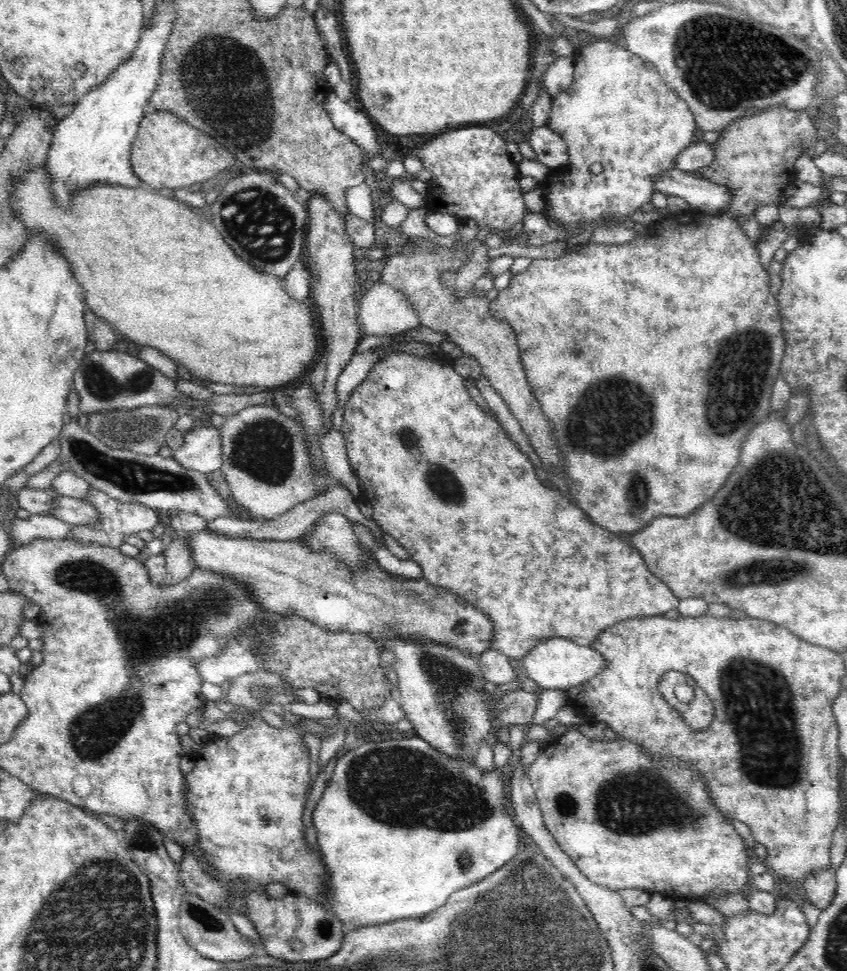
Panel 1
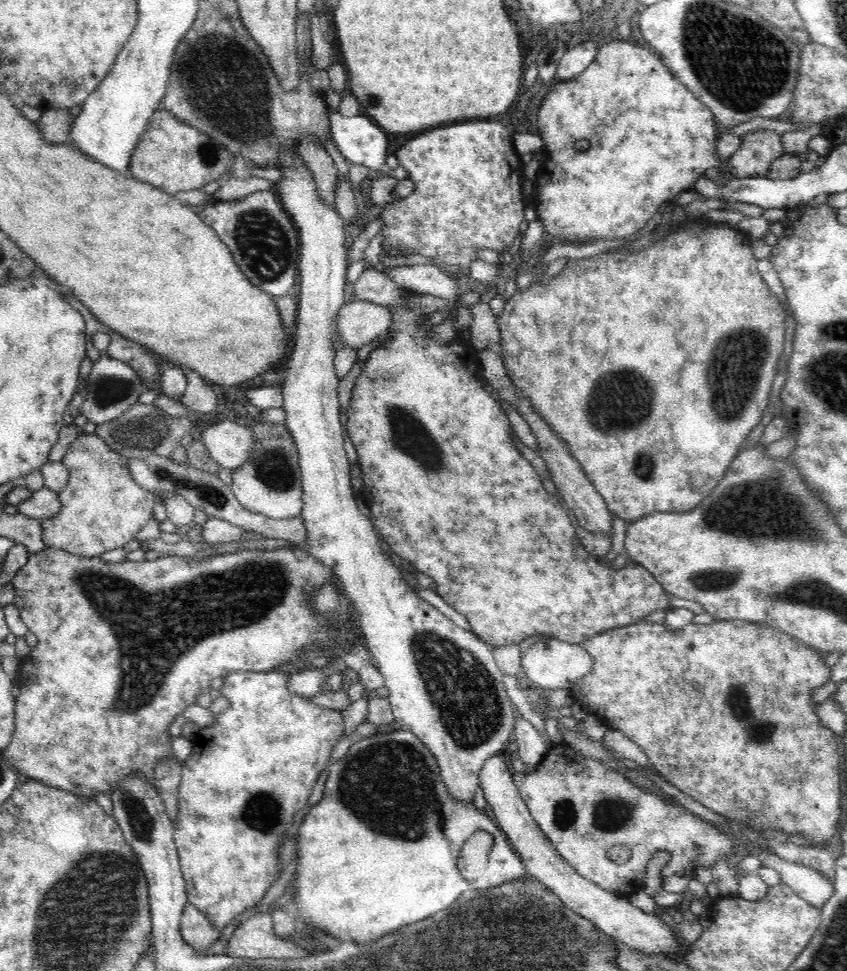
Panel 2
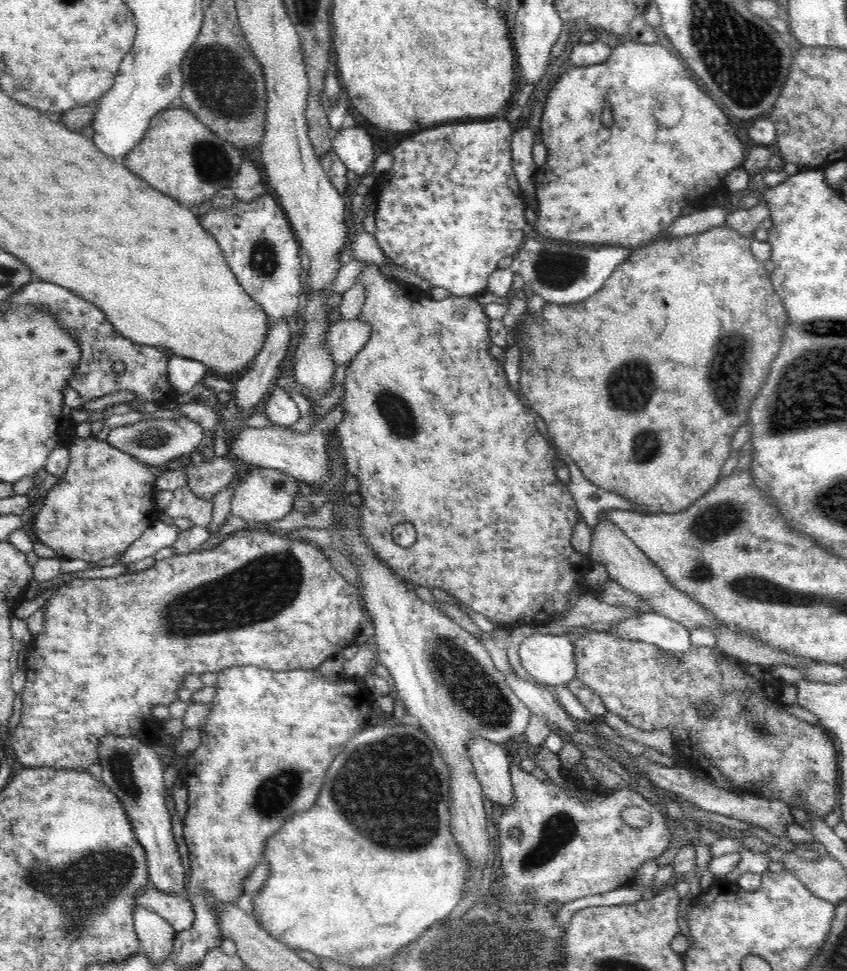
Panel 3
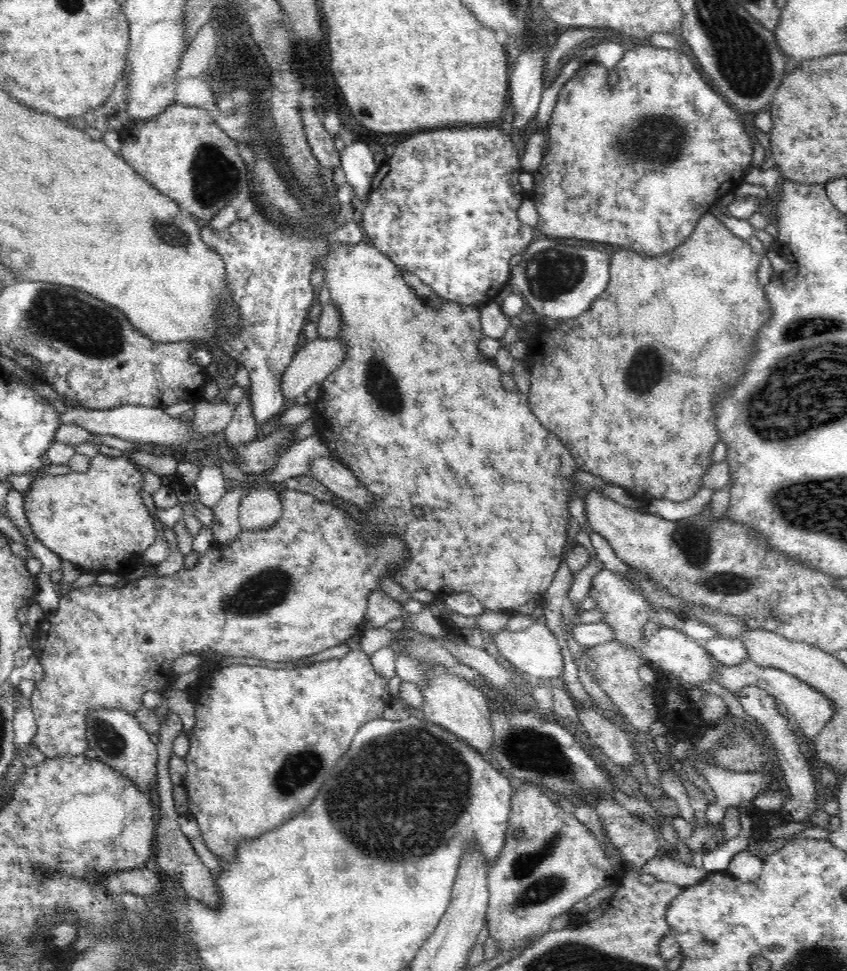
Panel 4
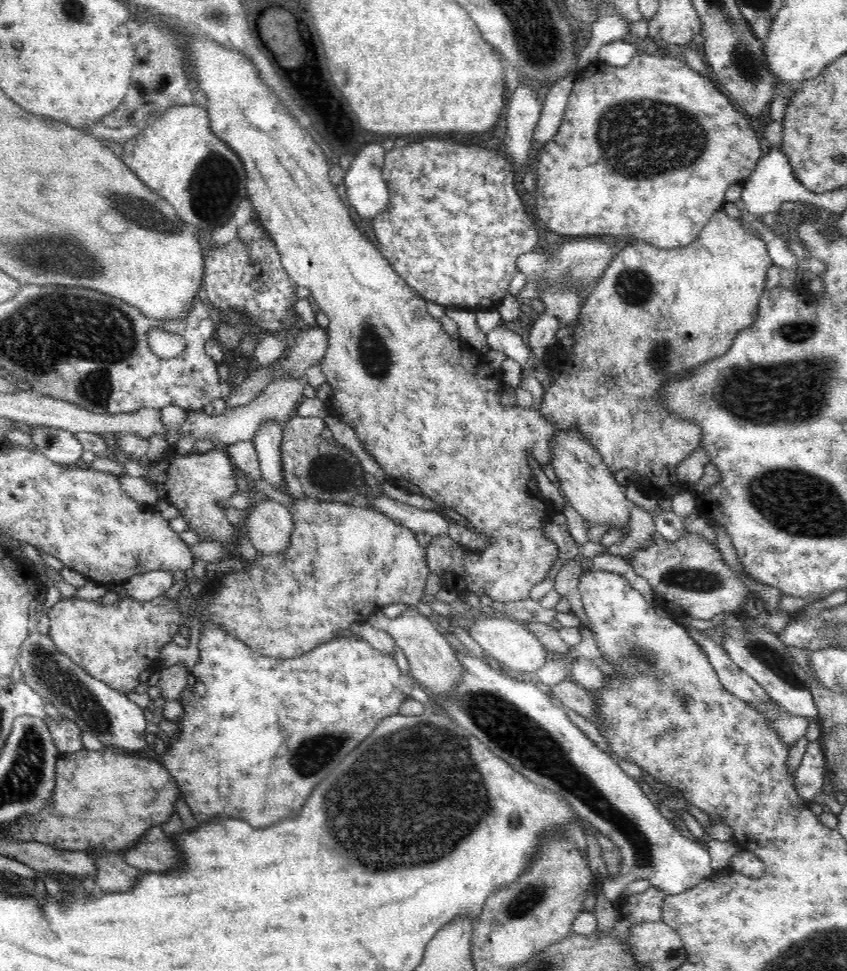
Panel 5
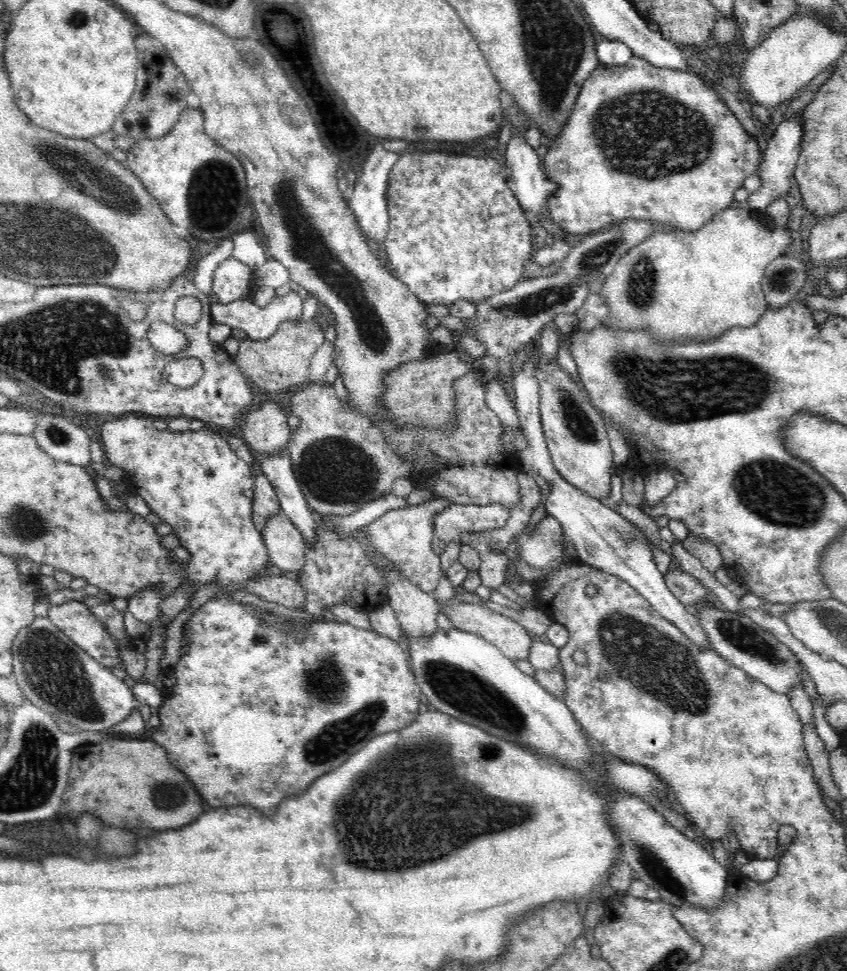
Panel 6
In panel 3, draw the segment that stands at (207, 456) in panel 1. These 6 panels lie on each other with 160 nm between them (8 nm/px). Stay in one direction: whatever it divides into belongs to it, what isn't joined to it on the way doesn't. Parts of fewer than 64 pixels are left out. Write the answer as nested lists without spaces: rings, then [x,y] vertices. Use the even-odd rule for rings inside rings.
[[[336,405],[336,408],[326,414],[325,419],[318,421],[316,428],[304,433],[296,433],[288,428],[240,428],[233,432],[235,437],[230,443],[230,454],[237,460],[246,462],[249,467],[268,468],[281,470],[293,476],[296,480],[305,482],[311,488],[320,489],[324,482],[330,478],[330,465],[327,460],[327,450],[325,450],[324,436],[344,420],[344,411],[342,406]]]

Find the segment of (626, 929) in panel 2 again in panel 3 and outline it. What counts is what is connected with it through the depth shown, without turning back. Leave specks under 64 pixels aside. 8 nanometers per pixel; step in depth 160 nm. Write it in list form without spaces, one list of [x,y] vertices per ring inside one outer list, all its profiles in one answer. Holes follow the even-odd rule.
[[[472,735],[467,740],[467,751],[483,794],[493,802],[498,811],[511,805],[514,800],[511,781],[513,761],[506,747],[496,745],[480,735]]]

